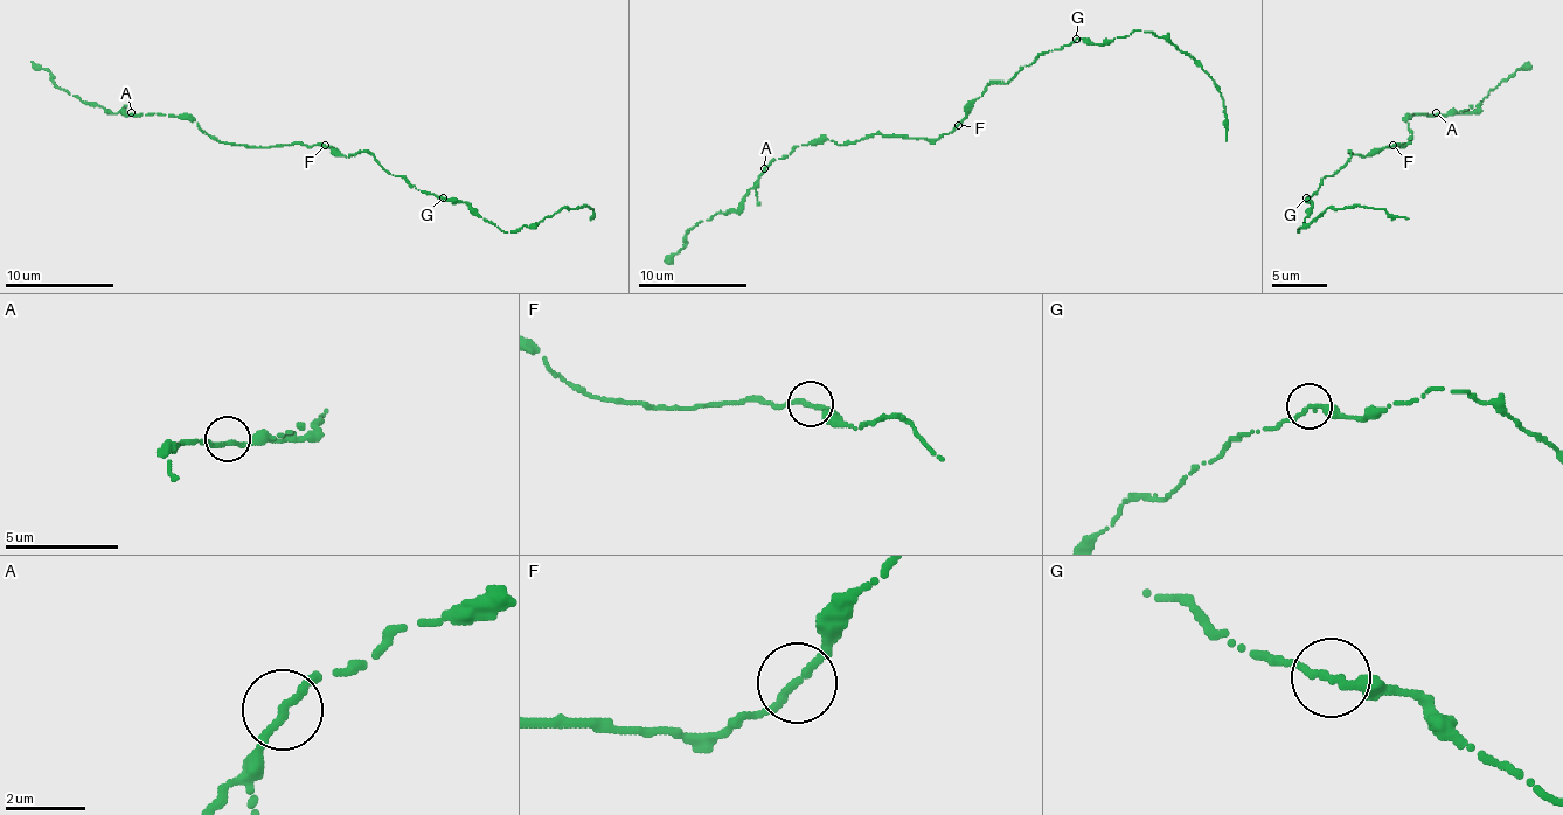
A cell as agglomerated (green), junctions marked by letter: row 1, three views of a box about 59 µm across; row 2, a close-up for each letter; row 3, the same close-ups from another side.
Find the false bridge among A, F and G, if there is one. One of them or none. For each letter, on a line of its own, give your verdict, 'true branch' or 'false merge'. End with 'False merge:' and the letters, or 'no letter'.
A: true branch
F: true branch
G: true branch
False merge: no letter

